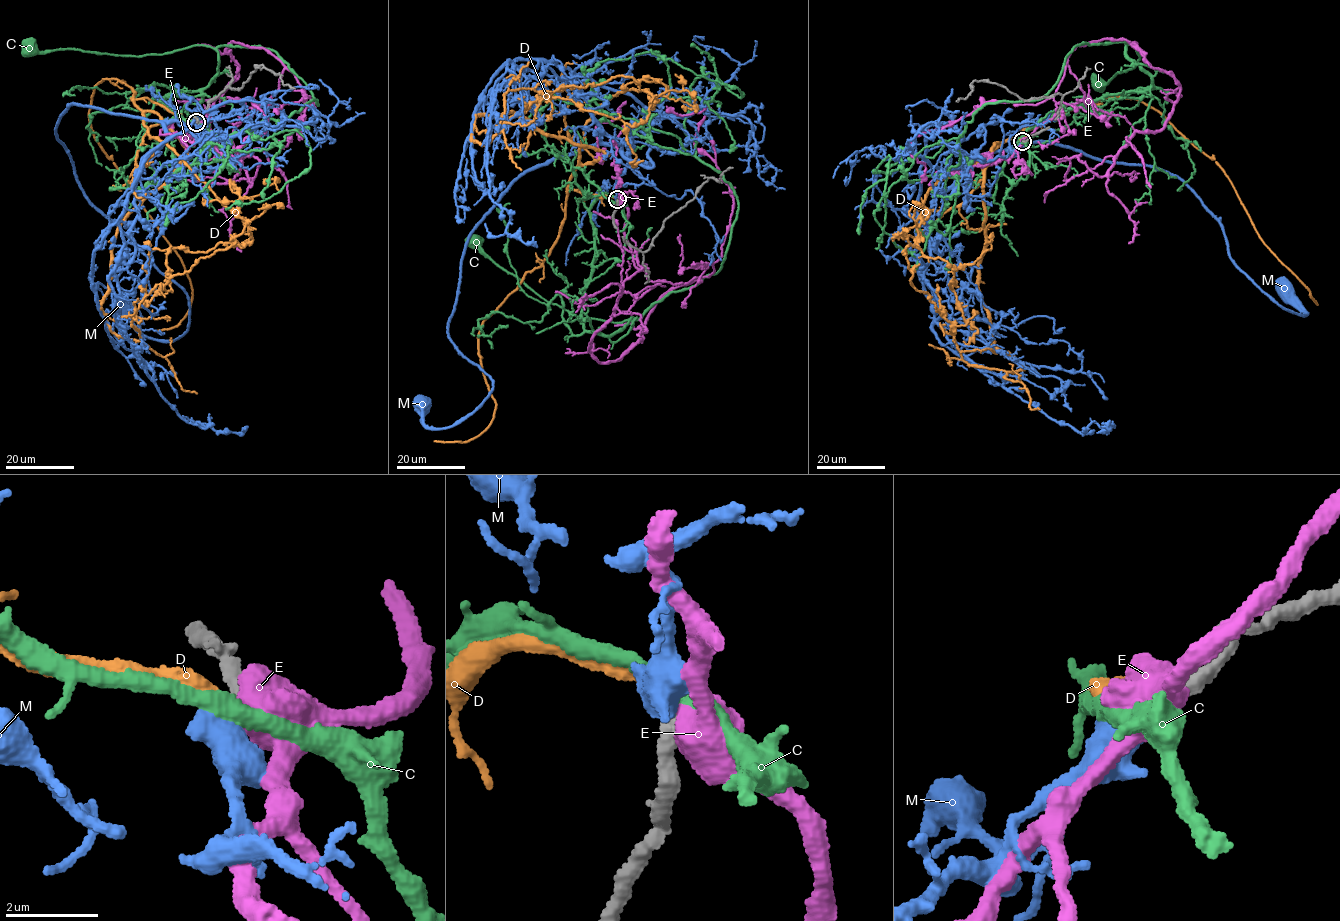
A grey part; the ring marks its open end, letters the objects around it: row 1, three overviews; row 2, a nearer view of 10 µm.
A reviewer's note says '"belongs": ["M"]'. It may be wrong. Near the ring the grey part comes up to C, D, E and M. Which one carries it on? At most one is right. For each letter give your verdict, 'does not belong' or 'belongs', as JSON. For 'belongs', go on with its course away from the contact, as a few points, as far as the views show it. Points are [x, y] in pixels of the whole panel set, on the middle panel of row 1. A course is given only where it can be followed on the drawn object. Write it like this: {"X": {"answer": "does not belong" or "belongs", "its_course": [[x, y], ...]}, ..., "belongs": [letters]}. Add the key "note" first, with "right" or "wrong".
{"note": "wrong", "C": {"answer": "does not belong"}, "D": {"answer": "belongs"}, "E": {"answer": "does not belong"}, "M": {"answer": "does not belong"}, "belongs": ["D"]}

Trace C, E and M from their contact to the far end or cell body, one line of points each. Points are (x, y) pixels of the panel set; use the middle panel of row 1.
C: (617, 199), (599, 196), (590, 210), (583, 308), (585, 330), (610, 335), (633, 319), (576, 317), (474, 241)
E: (618, 201), (647, 279), (703, 277), (667, 291), (639, 341), (600, 362), (589, 343), (645, 266), (601, 235)
M: (617, 199), (643, 178), (614, 148), (520, 173), (446, 326), (493, 386), (450, 426), (427, 402)

